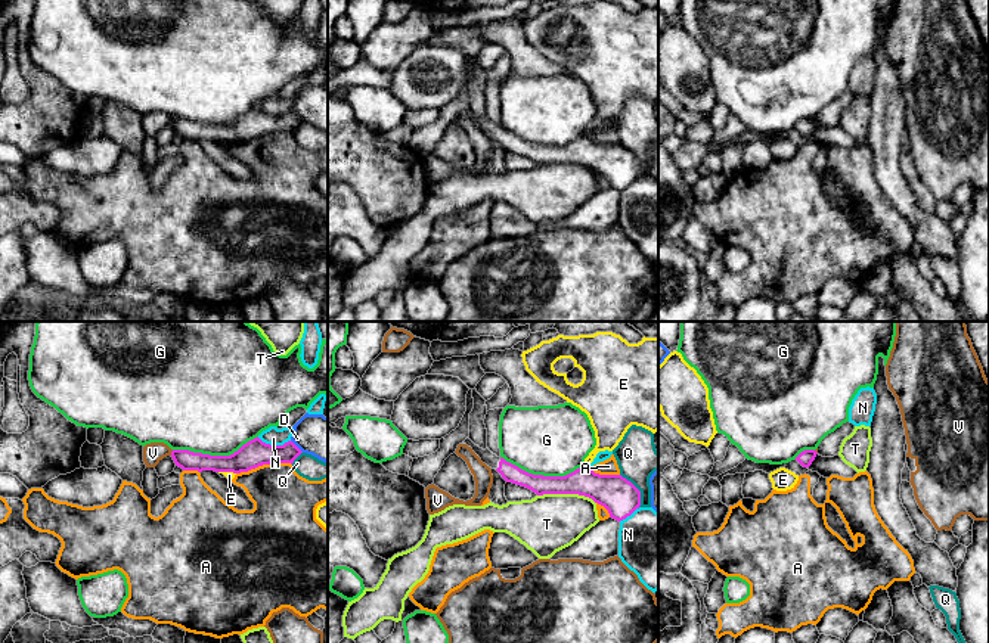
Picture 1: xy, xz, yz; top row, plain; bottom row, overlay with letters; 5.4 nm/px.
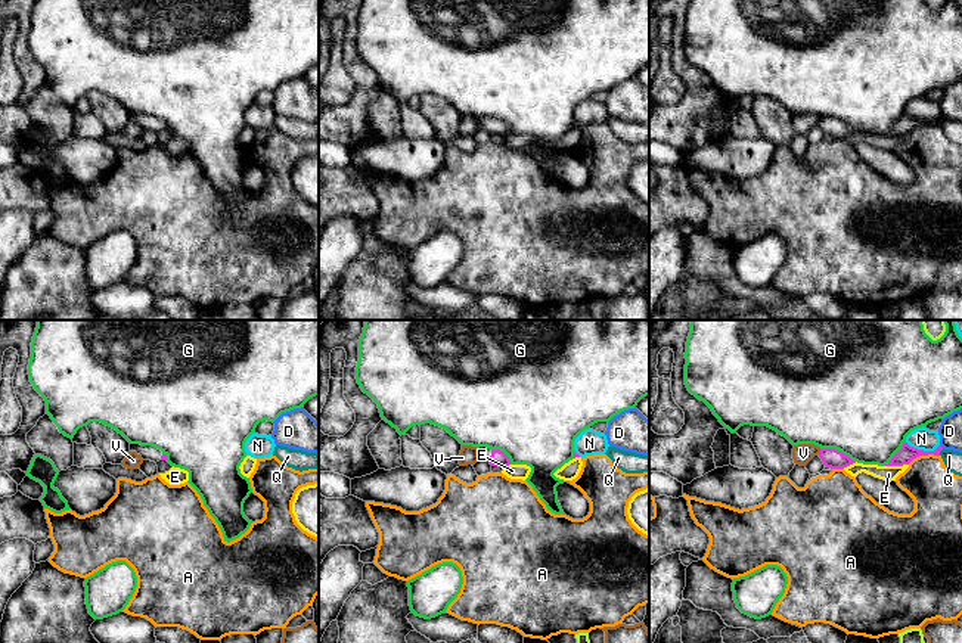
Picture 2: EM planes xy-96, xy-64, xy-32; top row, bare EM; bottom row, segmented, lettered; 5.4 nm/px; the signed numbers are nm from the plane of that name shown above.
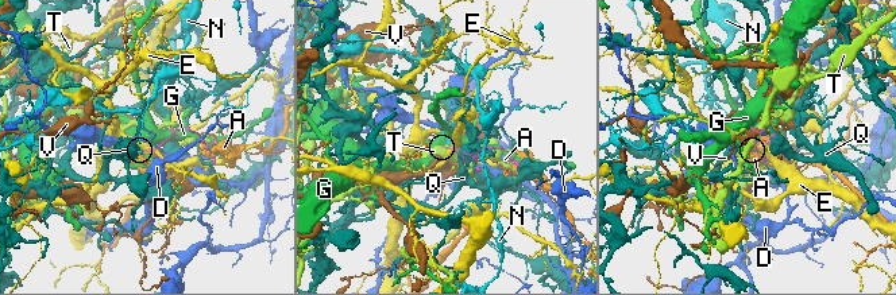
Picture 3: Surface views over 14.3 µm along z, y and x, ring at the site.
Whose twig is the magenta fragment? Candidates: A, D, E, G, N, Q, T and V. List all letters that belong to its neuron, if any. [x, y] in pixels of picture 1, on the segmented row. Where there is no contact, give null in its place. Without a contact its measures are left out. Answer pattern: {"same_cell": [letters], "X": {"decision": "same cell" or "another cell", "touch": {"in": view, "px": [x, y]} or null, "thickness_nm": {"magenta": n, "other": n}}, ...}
{"same_cell": [], "A": {"decision": "another cell", "touch": {"in": "xy", "px": [263, 463]}, "thickness_nm": {"magenta": 150, "other": 340}}, "D": {"decision": "another cell", "touch": {"in": "xy", "px": [295, 446]}, "thickness_nm": {"magenta": 150, "other": 240}}, "E": {"decision": "another cell", "touch": {"in": "xz", "px": [586, 468]}, "thickness_nm": {"magenta": 200, "other": 160}}, "G": {"decision": "another cell", "touch": {"in": "xy", "px": [214, 456]}, "thickness_nm": {"magenta": 150, "other": 480}}, "N": {"decision": "another cell", "touch": {"in": "xy", "px": [273, 446]}, "thickness_nm": {"magenta": 150, "other": 100}}, "Q": {"decision": "another cell", "touch": {"in": "xz", "px": [638, 490]}, "thickness_nm": {"magenta": 200, "other": 220}}, "T": {"decision": "another cell", "touch": {"in": "xz", "px": [567, 493]}, "thickness_nm": {"magenta": 190, "other": 320}}, "V": {"decision": "another cell", "touch": {"in": "xy", "px": [171, 453]}, "thickness_nm": {"magenta": 110, "other": 110}}}

